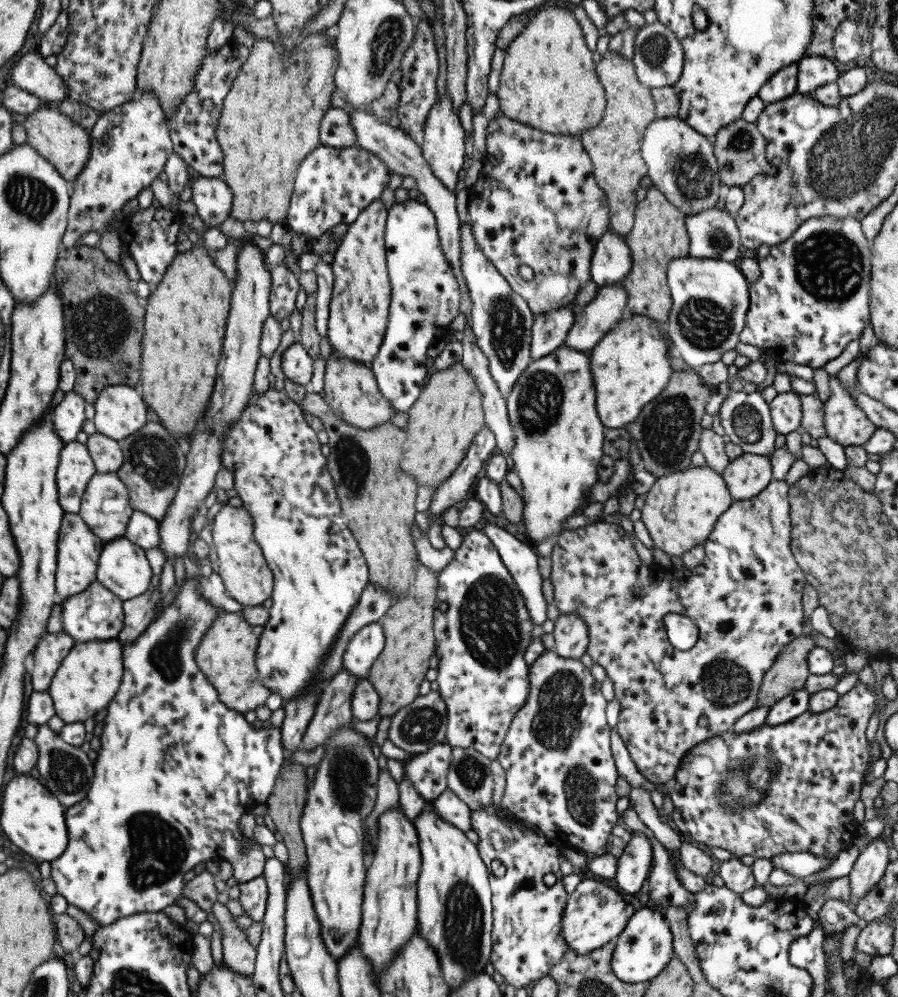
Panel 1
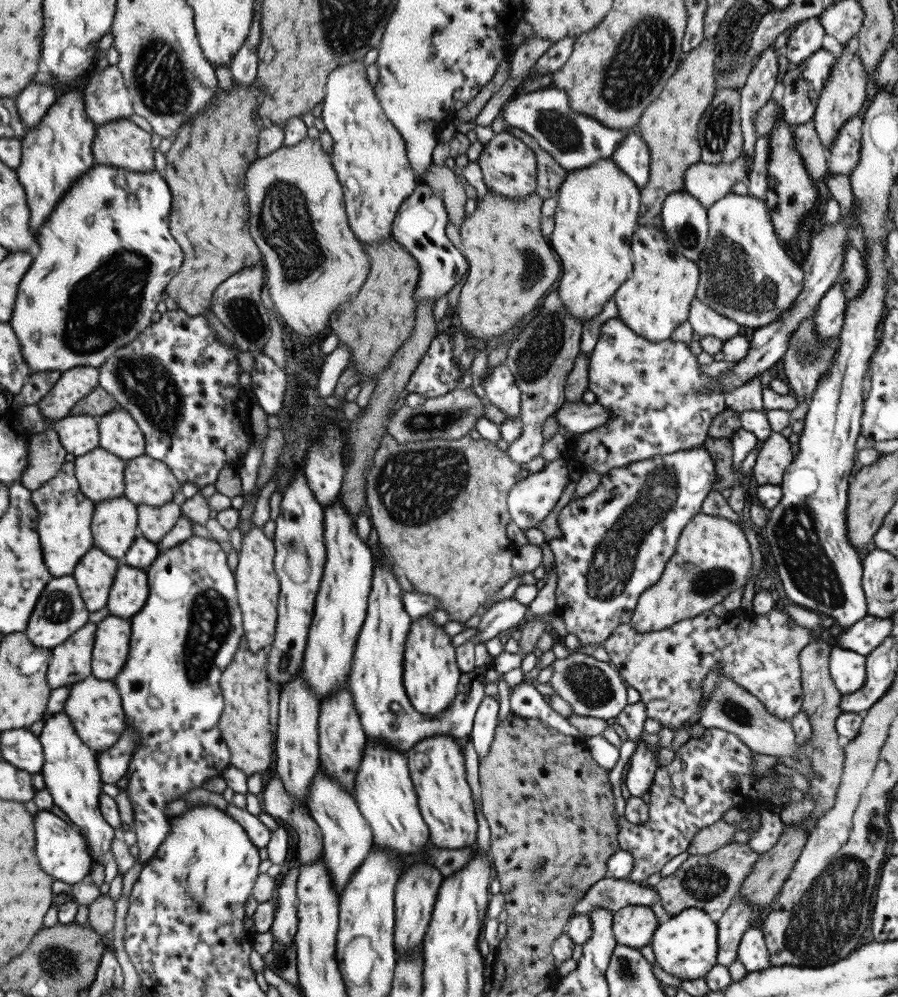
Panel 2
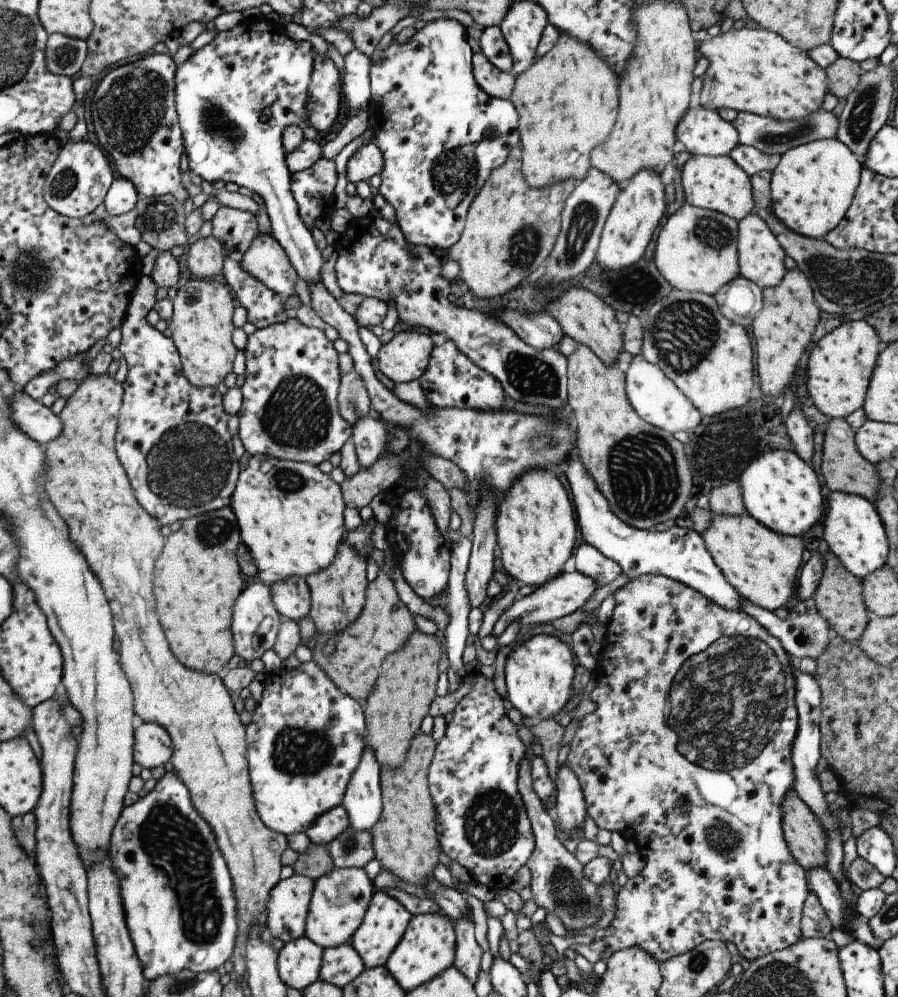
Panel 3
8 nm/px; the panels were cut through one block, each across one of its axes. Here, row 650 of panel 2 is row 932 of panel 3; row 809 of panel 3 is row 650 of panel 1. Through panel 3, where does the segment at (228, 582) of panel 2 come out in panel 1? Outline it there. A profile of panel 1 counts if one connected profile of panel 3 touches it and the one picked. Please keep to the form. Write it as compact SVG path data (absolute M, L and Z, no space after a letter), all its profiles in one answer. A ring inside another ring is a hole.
M196 576L190 580L184 579L180 592L172 604L161 610L155 620L148 624L148 628L140 634L140 638L132 645L123 646L123 673L121 685L106 710L107 715L103 721L103 732L100 736L101 749L95 760L94 780L84 800L66 808L65 817L69 841L64 852L51 862L51 879L55 882L56 892L61 894L69 904L80 908L94 920L100 927L116 922L132 914L145 912L160 912L168 906L178 907L178 900L182 898L184 890L184 874L192 872L193 868L213 856L224 857L233 868L233 876L239 883L248 882L263 873L266 856L260 843L252 843L252 847L242 845L246 836L240 827L240 818L255 806L265 803L272 795L276 778L284 764L284 748L282 748L281 727L268 727L256 729L252 723L244 719L244 714L236 712L229 706L220 702L217 690L198 668L195 651L199 646L202 635L214 619L224 613L218 606L212 606L202 594L197 591Z

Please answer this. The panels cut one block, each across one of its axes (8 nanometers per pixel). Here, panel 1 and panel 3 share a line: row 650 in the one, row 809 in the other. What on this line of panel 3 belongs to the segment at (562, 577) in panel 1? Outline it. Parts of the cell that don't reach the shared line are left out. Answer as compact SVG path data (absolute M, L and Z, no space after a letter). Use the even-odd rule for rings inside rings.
M646 574L646 576L640 576L636 580L631 580L624 587L616 590L614 594L614 612L612 612L612 620L608 622L606 626L605 641L602 643L601 652L595 656L599 670L595 672L596 688L592 690L590 699L594 700L598 704L595 712L584 716L578 724L574 738L570 742L570 752L565 765L572 768L572 772L576 774L576 778L580 782L584 799L587 805L587 814L594 820L598 829L606 829L610 832L620 833L628 842L634 841L638 847L638 852L642 857L647 859L646 867L643 868L642 872L630 878L624 887L619 888L619 894L617 896L615 917L613 918L608 930L606 930L602 940L607 944L607 948L611 952L625 950L626 948L642 948L646 952L650 952L658 963L668 961L674 956L681 956L682 954L690 952L690 950L698 947L702 942L706 940L720 940L724 943L732 942L738 947L739 954L744 958L745 964L757 960L762 956L767 956L775 951L789 948L803 939L802 928L800 927L801 913L804 907L804 902L808 897L808 882L807 872L796 862L789 852L786 840L784 839L784 830L782 829L782 802L788 794L788 790L794 790L794 764L792 764L792 742L794 742L794 736L796 736L796 730L798 730L798 712L796 711L796 678L794 678L794 666L790 661L790 656L784 651L782 644L770 634L766 628L763 628L752 616L745 614L738 610L727 610L718 606L716 602L712 602L710 598L706 598L704 594L700 594L698 590L693 590L691 587L685 586L682 582L677 582L667 578L666 576L652 576L652 574ZM704 762L704 764L702 764ZM680 800L686 800L688 806L684 806L684 810L678 806Z

